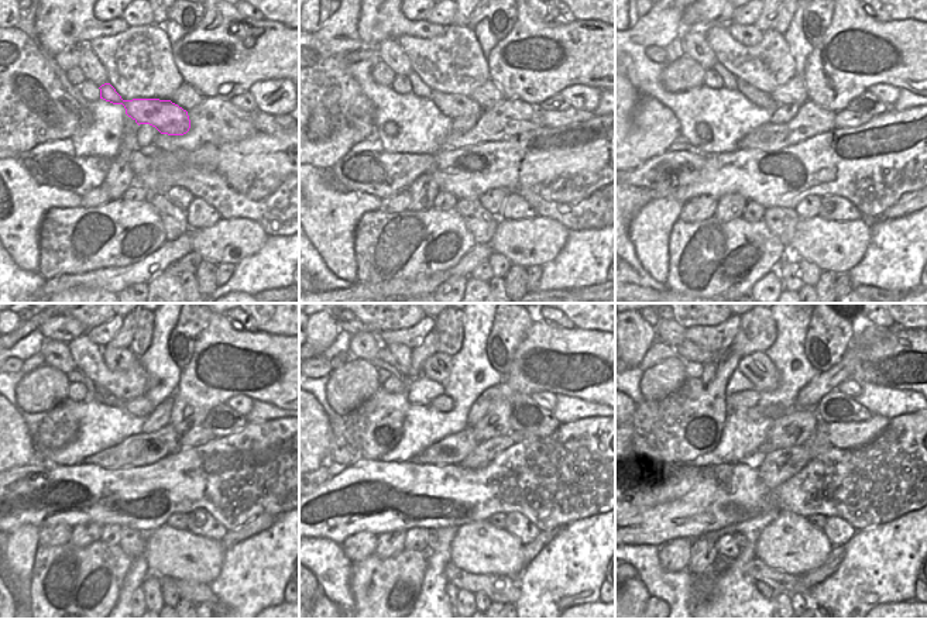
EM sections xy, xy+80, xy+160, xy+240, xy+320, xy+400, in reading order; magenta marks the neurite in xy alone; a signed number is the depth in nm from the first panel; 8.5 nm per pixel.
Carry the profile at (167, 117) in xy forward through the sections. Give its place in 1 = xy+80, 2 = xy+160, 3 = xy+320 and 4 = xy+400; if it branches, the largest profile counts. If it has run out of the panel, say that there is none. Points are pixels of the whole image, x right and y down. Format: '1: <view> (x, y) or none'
1: xy+80 (453, 106)
2: xy+160 (754, 95)
3: xy+320 (384, 360)
4: xy+400 (686, 350)

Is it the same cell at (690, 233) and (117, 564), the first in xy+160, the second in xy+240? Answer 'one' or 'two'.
one

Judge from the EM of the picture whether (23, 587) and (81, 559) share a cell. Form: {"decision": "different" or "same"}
{"decision": "different"}

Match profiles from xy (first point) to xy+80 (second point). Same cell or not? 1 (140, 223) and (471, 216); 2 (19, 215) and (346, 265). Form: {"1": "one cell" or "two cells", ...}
{"1": "two cells", "2": "one cell"}

